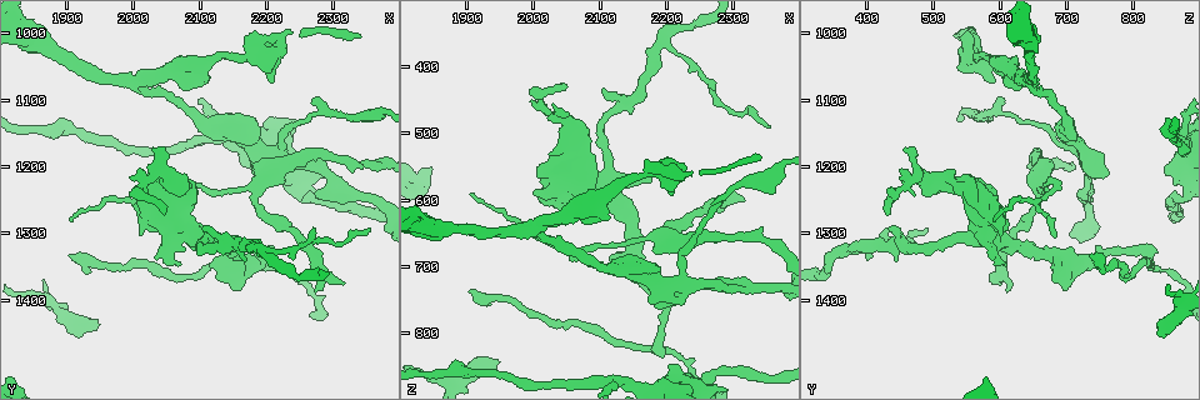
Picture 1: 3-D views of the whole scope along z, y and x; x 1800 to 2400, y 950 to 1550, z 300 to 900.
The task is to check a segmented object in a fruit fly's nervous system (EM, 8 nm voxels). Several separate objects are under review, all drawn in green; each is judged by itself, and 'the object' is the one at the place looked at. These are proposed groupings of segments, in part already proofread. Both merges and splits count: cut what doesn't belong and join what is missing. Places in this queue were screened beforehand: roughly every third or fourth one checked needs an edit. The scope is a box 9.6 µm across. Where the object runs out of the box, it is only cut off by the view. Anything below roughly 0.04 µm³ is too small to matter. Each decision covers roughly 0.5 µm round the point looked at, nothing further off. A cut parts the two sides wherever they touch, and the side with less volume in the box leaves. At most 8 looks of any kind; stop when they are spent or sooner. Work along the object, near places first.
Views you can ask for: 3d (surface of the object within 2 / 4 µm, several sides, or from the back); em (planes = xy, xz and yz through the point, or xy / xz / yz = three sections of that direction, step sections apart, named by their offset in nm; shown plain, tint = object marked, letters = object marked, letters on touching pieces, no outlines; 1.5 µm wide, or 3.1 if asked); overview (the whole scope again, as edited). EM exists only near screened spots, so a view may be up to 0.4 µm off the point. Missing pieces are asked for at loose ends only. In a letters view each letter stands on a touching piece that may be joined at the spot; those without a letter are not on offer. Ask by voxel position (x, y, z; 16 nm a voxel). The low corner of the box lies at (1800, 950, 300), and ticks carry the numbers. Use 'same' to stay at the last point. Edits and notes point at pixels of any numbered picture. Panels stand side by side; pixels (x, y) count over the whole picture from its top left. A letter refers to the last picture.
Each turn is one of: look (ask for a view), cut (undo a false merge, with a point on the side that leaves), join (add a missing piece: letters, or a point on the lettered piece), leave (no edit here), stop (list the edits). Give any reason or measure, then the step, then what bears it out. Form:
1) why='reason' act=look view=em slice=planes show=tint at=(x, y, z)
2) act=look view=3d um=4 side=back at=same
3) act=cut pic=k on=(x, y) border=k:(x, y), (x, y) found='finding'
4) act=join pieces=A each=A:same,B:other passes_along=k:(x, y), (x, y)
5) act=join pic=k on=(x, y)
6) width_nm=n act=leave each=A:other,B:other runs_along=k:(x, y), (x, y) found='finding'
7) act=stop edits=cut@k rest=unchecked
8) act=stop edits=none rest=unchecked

why='free end' act=look view=em slice=xy step=8 show=letters at=(1945, 1430, 840)

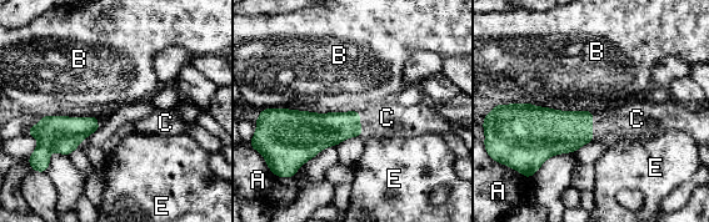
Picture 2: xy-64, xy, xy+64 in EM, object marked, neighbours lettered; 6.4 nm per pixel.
act=join pieces=C each=A:other,B:other,C:same,E:other passes_along=2:(553, 131), (592, 127), (629, 121) found='it goes on there'

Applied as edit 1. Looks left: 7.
act=look view=overview

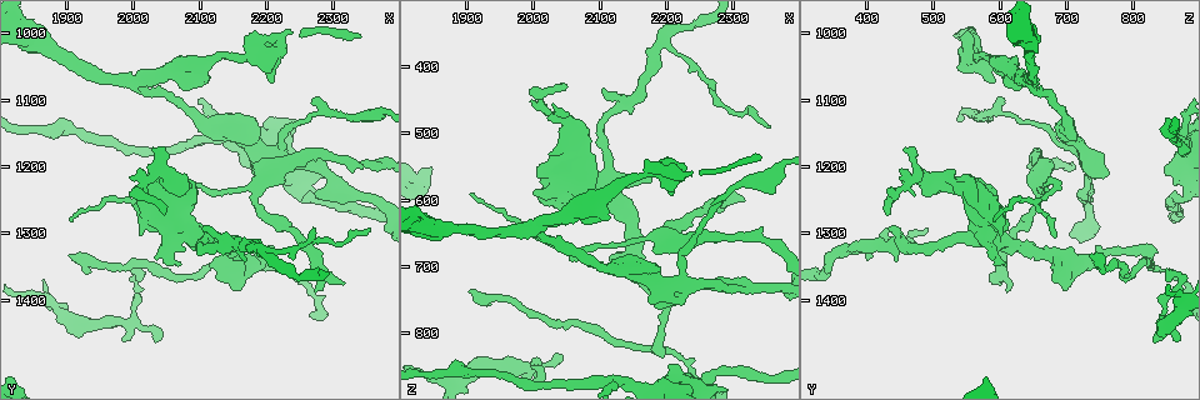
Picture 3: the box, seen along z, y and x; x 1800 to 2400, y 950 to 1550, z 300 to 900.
why='a fork' act=look view=em slice=xy step=4 show=letters at=(2190, 1320, 365)

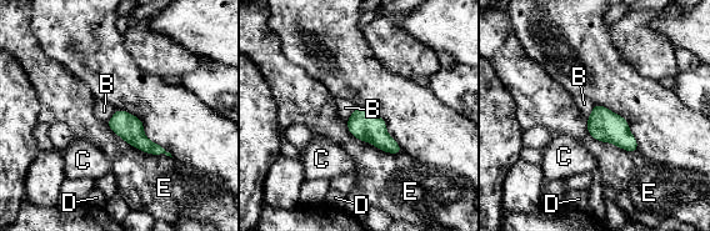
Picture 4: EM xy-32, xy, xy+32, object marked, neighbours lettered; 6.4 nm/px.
act=leave each=B:other,C:other,D:other,E:other border=4:(355, 108), (346, 120) found='one neuron here'

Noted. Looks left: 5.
why='branch stops here' act=look view=3d um=2 at=(2070, 1345, 615)

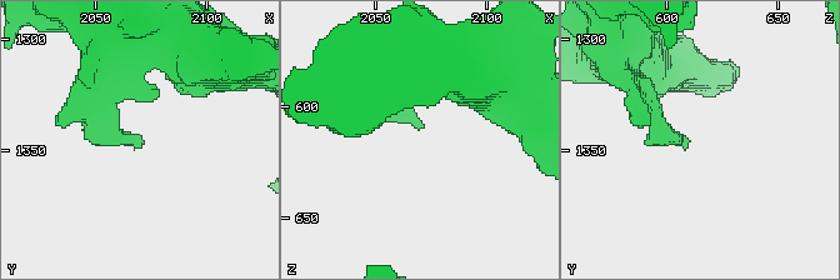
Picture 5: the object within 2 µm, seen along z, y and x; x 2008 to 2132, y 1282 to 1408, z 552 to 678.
why='now the EM' act=look view=em slice=xz step=8 show=letters at=(2069, 1348, 611)

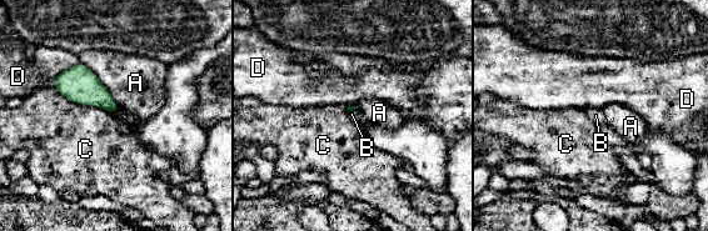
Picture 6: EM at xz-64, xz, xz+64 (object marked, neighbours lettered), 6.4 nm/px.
why='another direction' act=look view=em slice=planes show=letters at=same

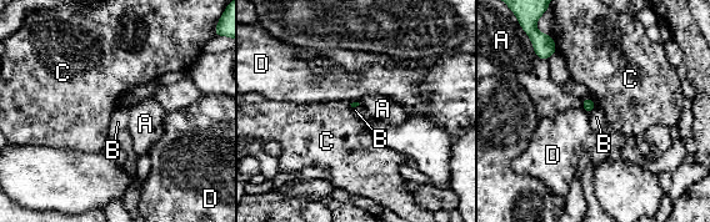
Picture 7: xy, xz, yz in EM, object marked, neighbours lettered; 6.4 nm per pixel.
act=leave each=A:other,B:other,C:other,D:other border=7:(595, 107), (589, 114) found='none of them fits'

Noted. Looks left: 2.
act=stop edits=join@2 rest=unchecked

